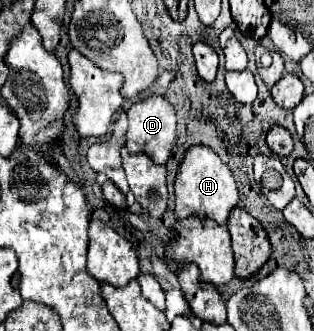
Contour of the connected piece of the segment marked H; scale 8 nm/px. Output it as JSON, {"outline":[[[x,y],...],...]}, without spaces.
{"outline":[[[191,145],[175,175],[175,215],[179,219],[189,215],[211,217],[219,225],[225,225],[233,207],[239,205],[239,191],[229,167],[207,145]]]}

